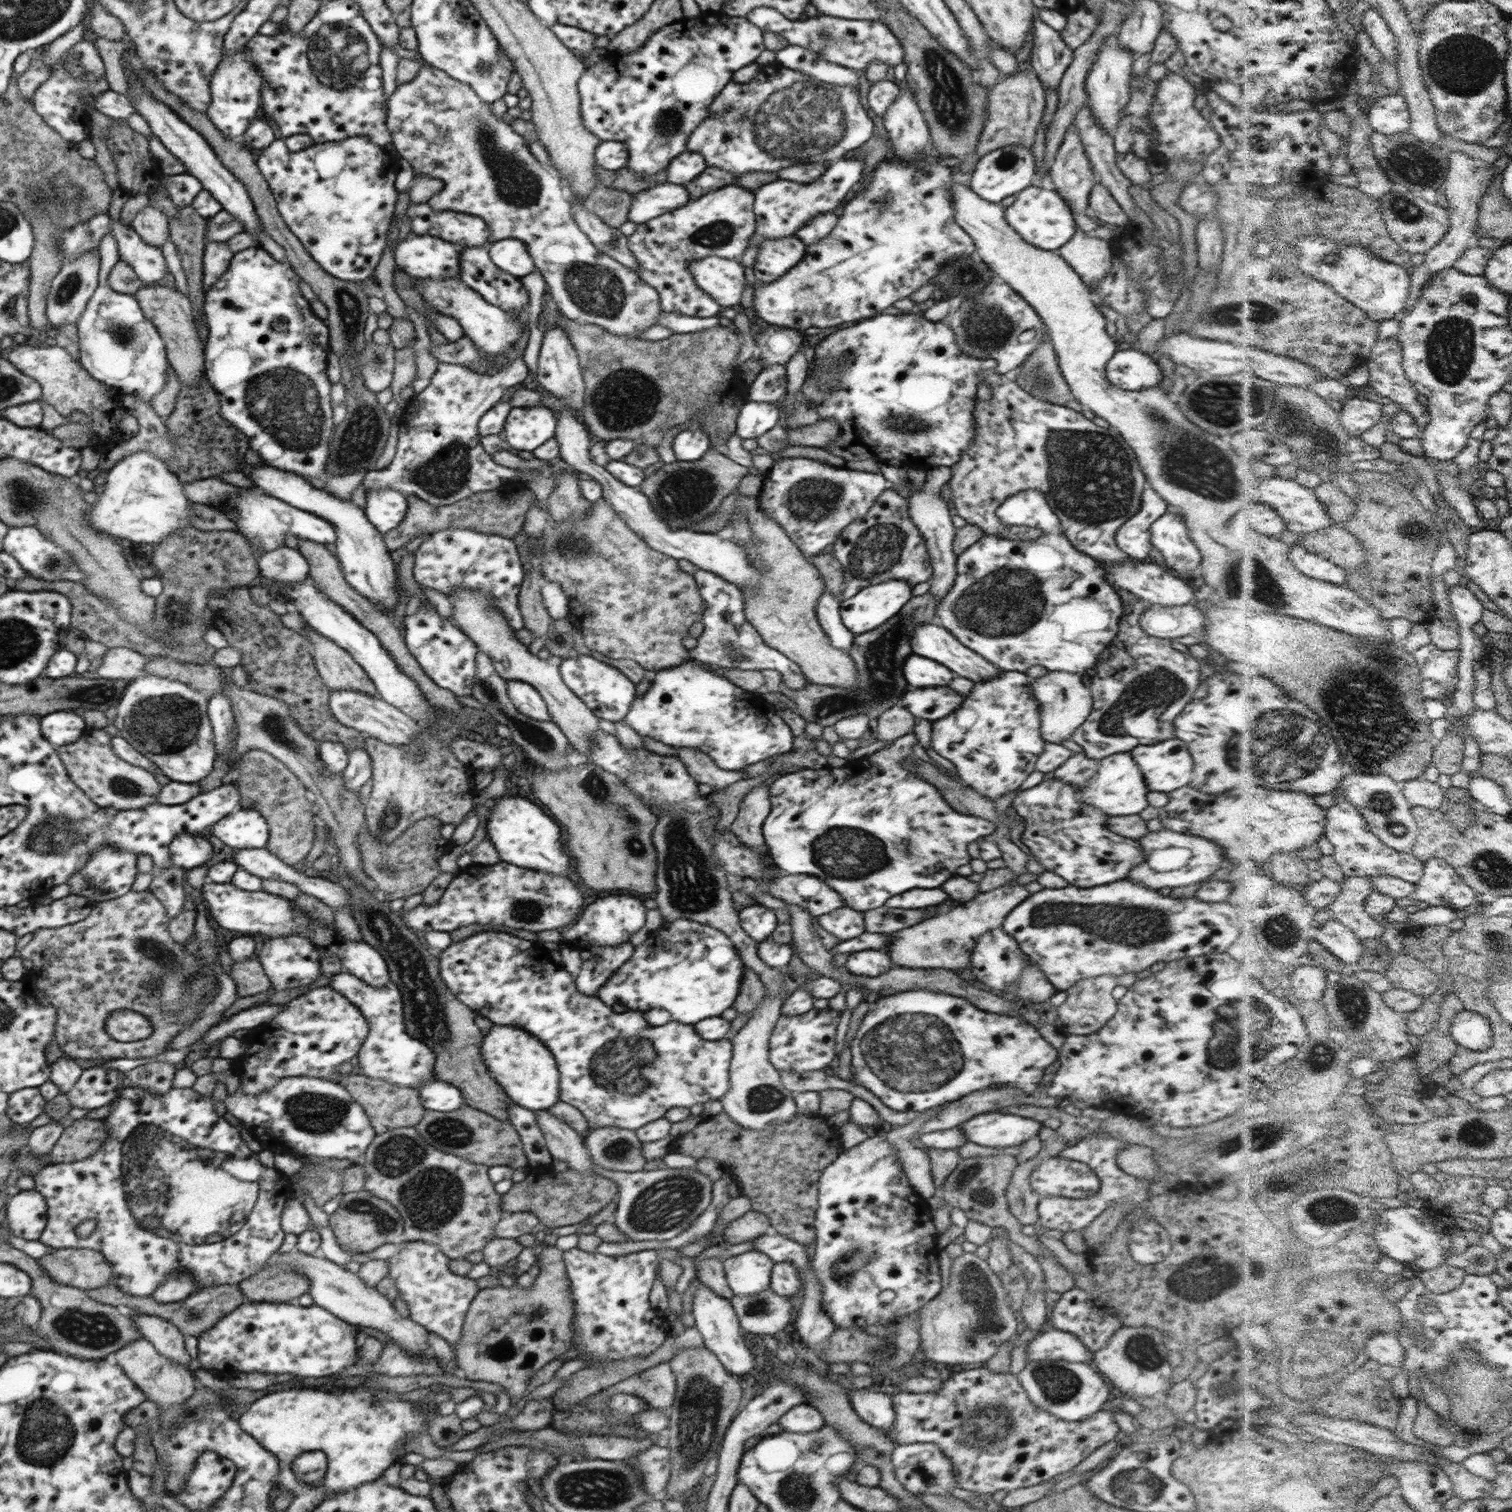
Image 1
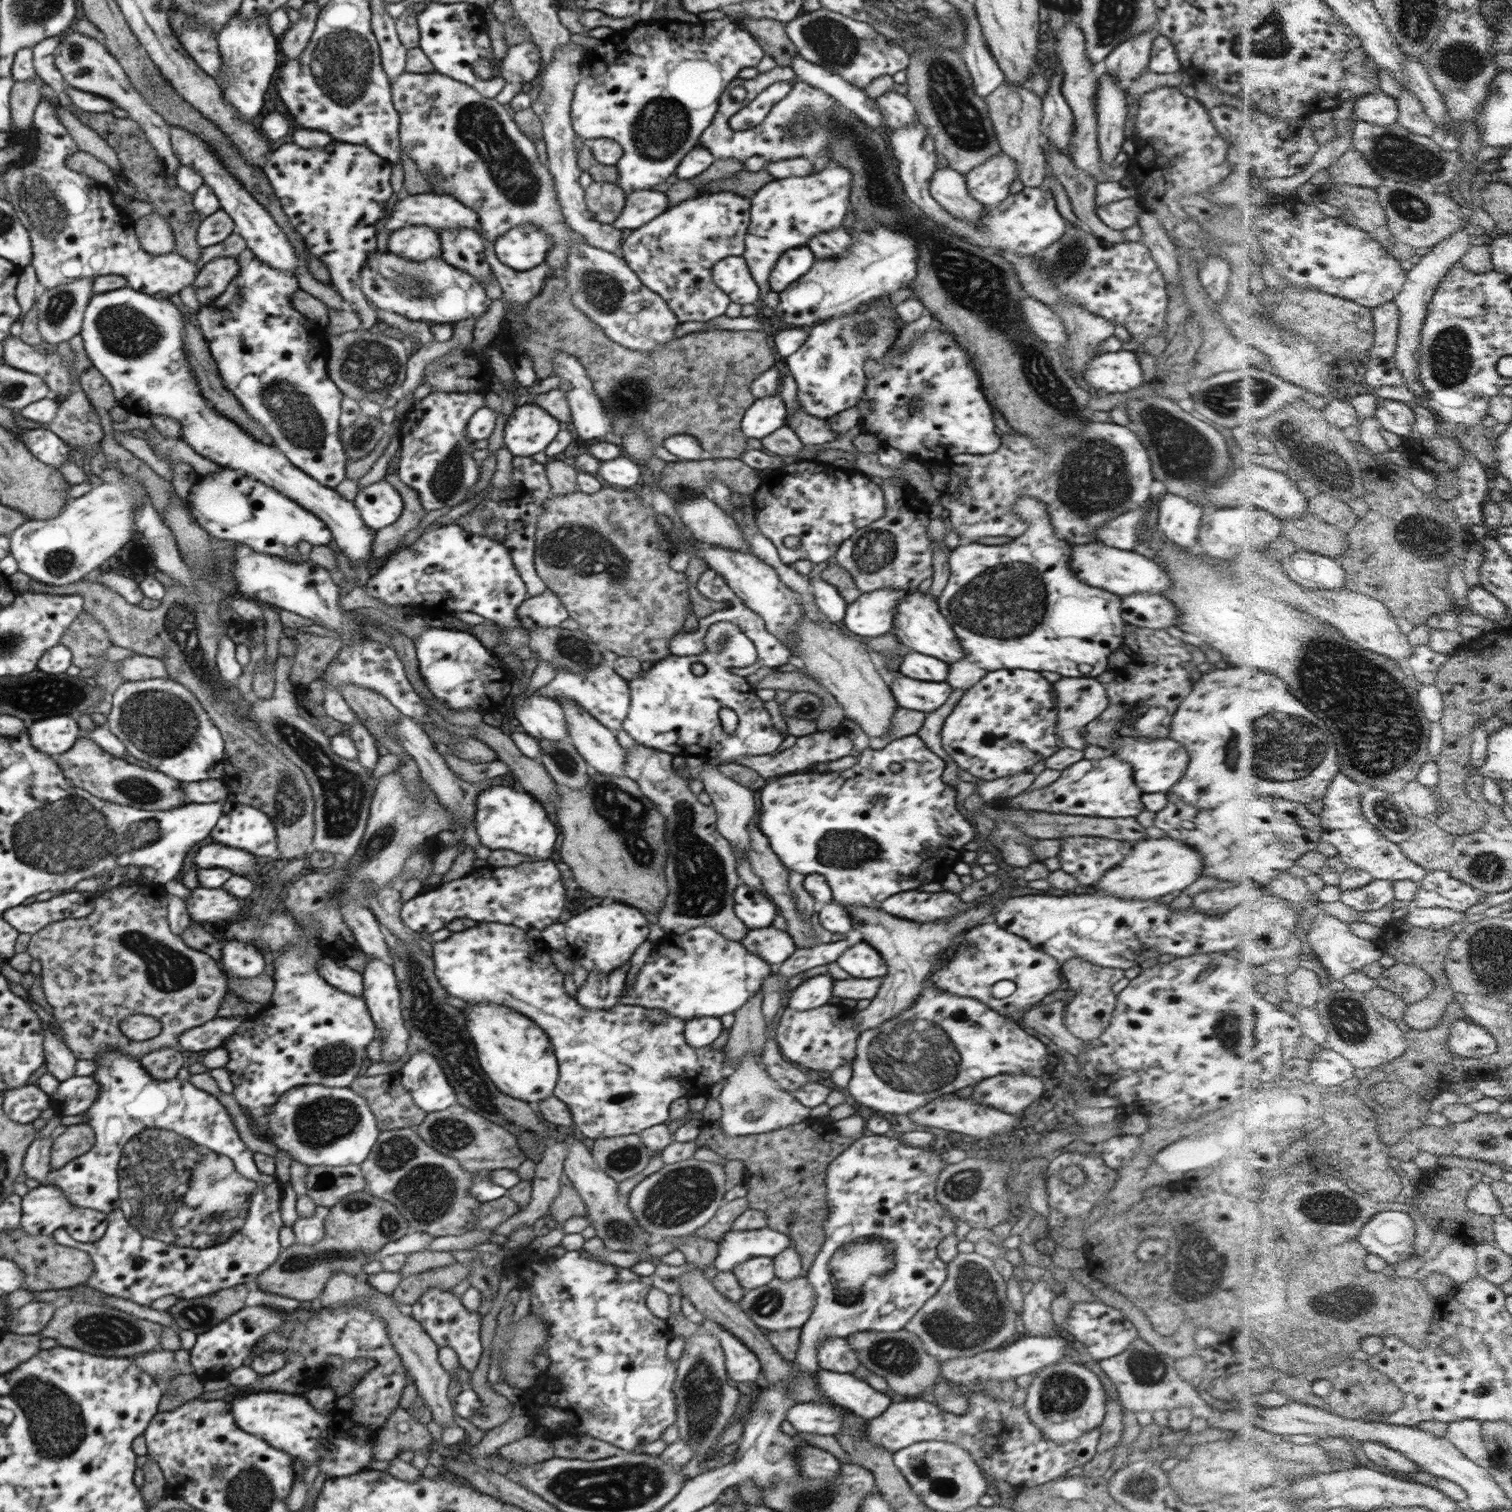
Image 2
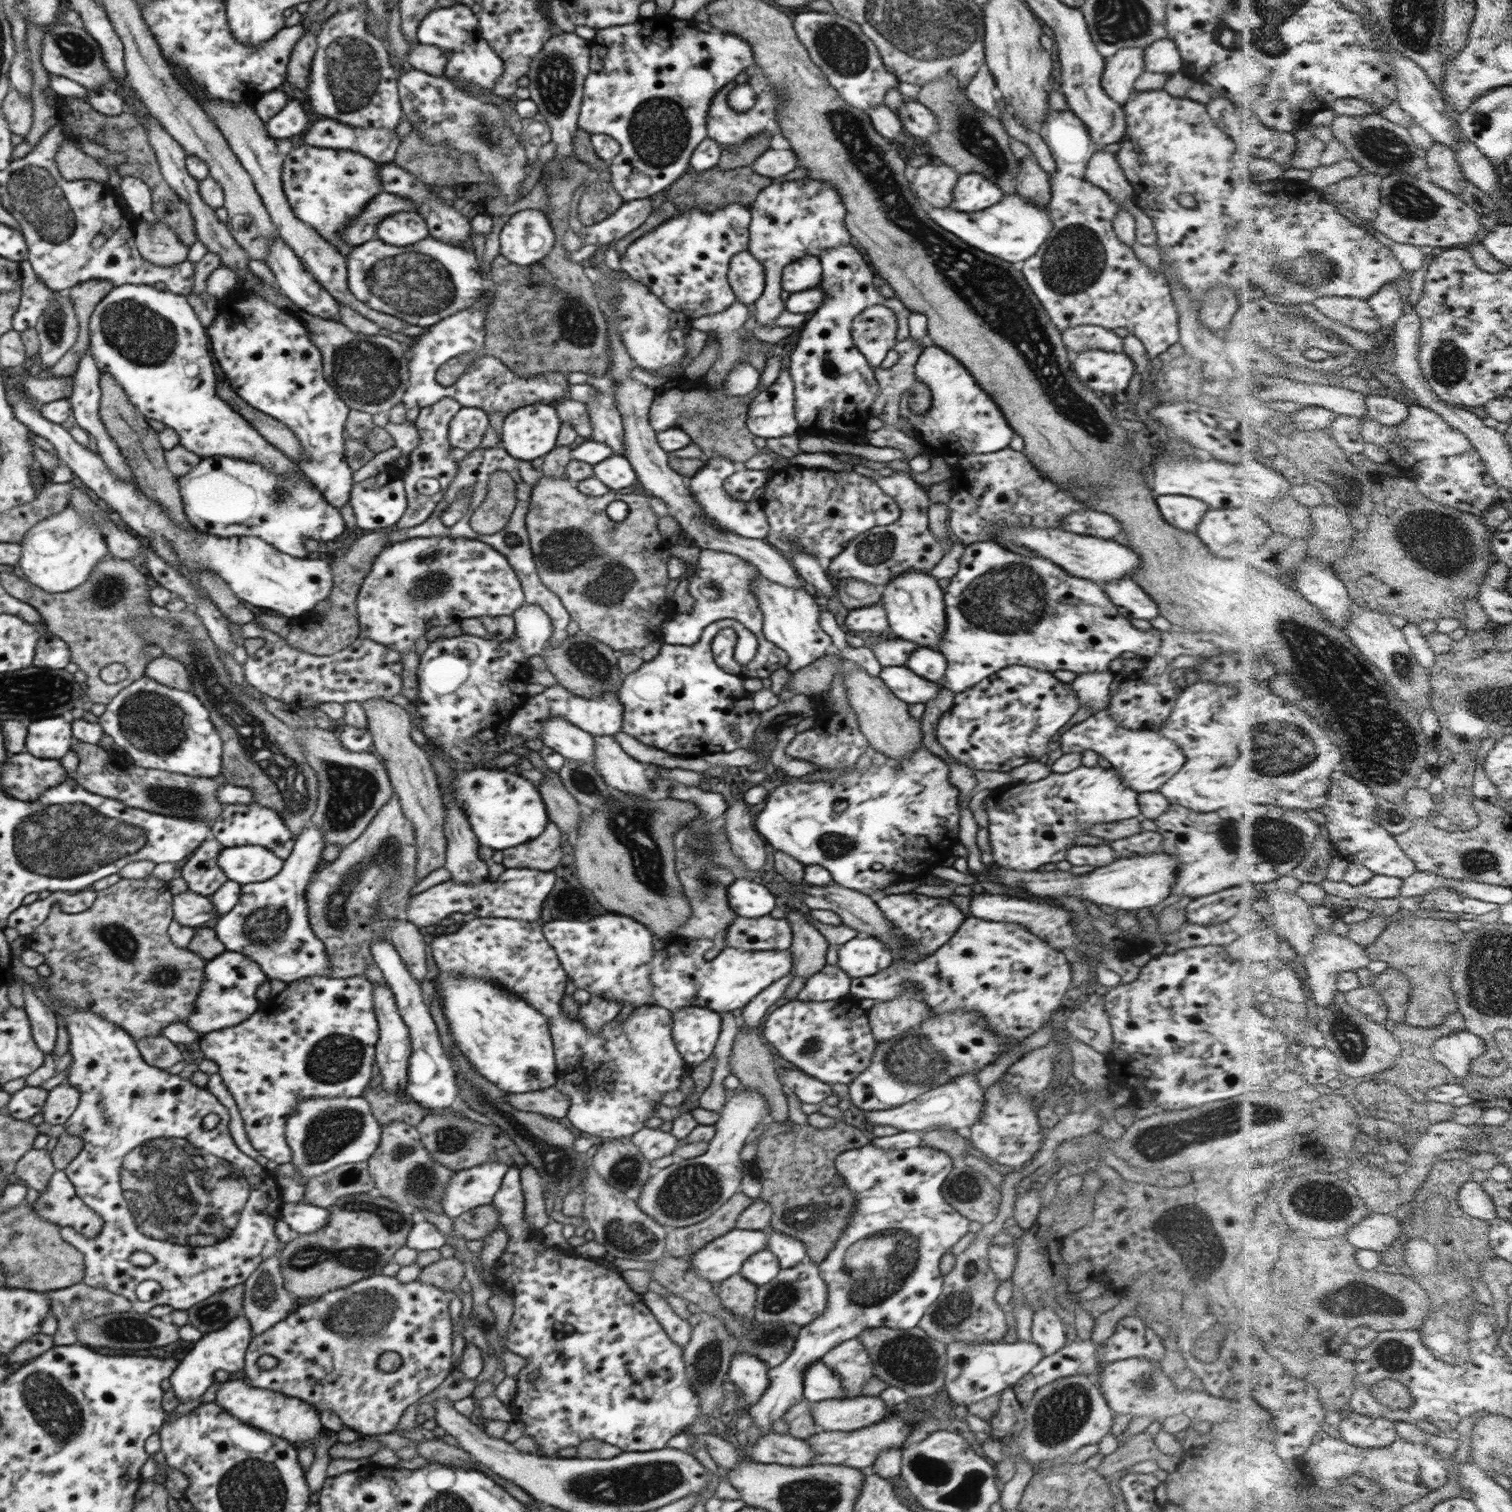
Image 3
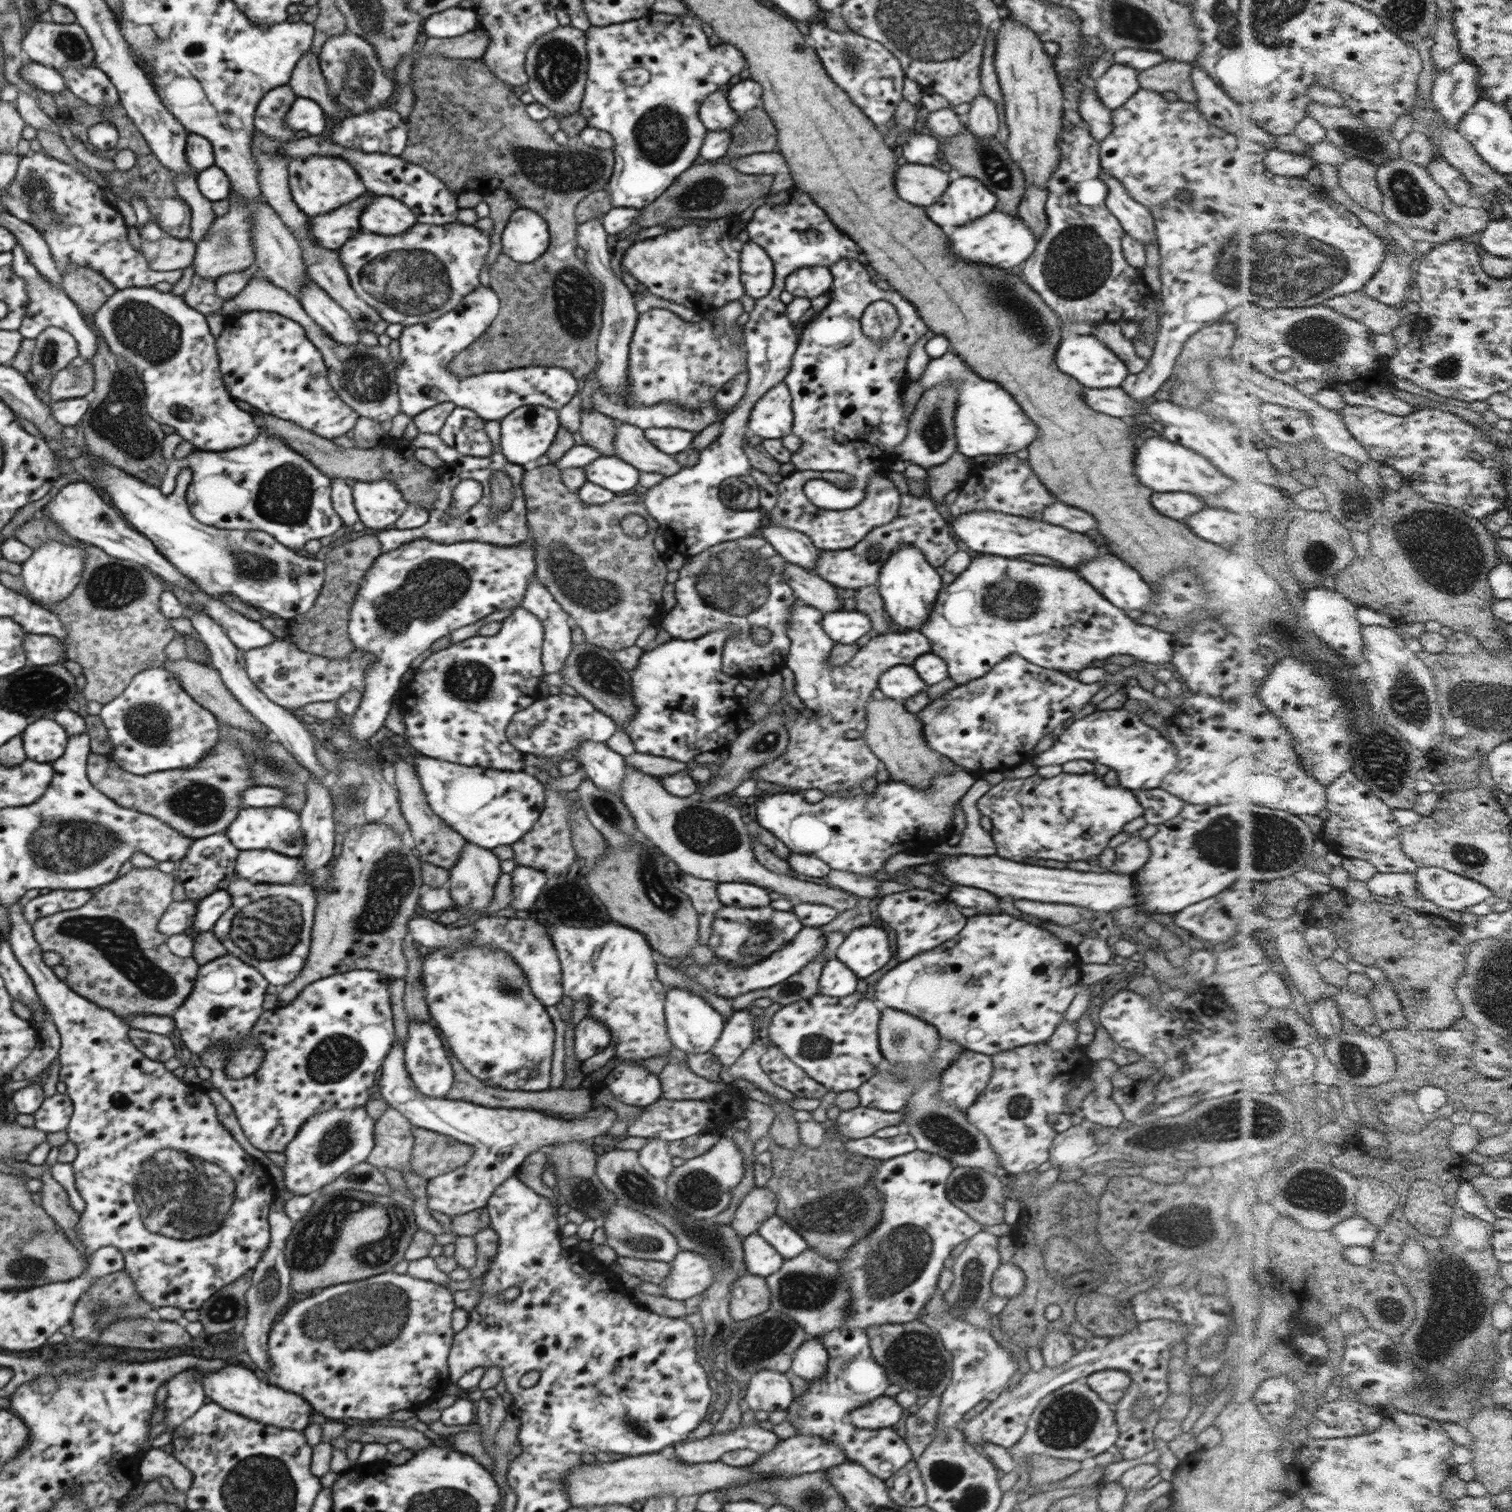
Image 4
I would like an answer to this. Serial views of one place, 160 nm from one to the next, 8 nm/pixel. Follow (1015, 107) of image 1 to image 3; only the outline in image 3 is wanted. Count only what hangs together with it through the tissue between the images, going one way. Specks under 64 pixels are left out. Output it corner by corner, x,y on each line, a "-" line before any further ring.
1032,156
1025,157
1019,164
1019,173
1015,178
1015,192
1025,199
1047,205
1053,193
1049,174

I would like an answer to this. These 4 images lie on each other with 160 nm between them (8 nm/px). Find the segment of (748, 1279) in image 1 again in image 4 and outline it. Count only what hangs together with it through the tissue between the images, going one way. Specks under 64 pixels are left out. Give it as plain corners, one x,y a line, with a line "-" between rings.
757,1232
743,1239
744,1263
748,1273
768,1277
782,1267
784,1259
778,1251

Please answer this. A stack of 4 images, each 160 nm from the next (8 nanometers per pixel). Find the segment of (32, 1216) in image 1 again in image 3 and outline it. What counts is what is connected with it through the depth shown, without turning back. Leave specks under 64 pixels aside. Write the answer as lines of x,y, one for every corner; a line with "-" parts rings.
63,1170
52,1174
47,1189
33,1204
33,1211
46,1222
60,1227
71,1226
86,1238
93,1238
104,1225
102,1217
78,1198

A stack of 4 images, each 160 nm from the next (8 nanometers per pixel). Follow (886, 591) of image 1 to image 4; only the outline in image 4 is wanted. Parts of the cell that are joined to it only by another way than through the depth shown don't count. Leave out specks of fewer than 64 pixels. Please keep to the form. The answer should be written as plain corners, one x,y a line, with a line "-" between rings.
849,606
848,609
824,614
822,630
836,644
852,645
865,636
871,628
871,618

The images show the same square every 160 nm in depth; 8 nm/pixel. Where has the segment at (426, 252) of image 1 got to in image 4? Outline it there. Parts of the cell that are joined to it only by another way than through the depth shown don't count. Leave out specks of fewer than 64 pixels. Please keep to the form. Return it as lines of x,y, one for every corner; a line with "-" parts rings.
373,194
373,199
360,215
362,230
384,236
404,233
416,223
412,210
388,195

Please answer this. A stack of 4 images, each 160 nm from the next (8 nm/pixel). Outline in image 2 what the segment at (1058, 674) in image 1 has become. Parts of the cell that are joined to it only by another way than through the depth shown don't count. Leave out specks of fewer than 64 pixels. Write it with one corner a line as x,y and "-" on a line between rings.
1061,677
1052,684
1055,697
1055,709
1057,710
1057,721
1055,724
1055,737
1062,744
1079,751
1088,746
1081,736
1081,729
1092,722
1099,714
1102,714
1109,705
1105,685
1095,678
1070,678

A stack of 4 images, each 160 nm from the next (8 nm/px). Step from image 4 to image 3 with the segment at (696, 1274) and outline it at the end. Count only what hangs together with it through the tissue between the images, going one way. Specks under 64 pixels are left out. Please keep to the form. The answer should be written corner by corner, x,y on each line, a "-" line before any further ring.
736,1226
730,1232
711,1240
704,1248
686,1256
686,1258
698,1271
699,1277
705,1278
710,1284
721,1283
733,1274
739,1273
742,1265
750,1256
755,1252
766,1250
768,1245
768,1230
746,1230

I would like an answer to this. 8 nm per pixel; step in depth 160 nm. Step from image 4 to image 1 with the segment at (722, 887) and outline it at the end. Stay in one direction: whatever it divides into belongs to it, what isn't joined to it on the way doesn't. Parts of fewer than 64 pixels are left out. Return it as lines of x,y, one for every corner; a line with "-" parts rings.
750,905
739,911
741,927
755,941
762,942
770,938
777,925
774,909
762,905

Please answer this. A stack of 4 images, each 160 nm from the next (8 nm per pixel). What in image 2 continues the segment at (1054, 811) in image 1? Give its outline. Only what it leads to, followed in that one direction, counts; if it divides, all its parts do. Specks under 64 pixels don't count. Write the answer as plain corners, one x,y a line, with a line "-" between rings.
1071,836
1061,838
1060,851
1055,856
1060,861
1061,869
1068,874
1072,874
1082,886
1096,884
1102,878
1106,870
1112,866
1120,864
1132,850
1132,842
1122,842
1122,840
1110,840
1097,836

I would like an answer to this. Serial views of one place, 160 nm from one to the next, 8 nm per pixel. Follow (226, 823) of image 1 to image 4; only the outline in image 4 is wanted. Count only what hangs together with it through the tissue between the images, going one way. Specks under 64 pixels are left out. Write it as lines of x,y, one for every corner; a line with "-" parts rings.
244,807
224,831
230,842
240,851
273,850
288,857
299,857
305,845
305,836
299,813
292,808
278,807

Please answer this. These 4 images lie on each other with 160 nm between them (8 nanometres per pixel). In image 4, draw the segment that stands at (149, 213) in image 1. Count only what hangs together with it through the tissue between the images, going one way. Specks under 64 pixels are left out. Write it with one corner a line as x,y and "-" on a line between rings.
166,234
157,241
142,239
141,252
152,270
166,272
189,267
195,257
196,244

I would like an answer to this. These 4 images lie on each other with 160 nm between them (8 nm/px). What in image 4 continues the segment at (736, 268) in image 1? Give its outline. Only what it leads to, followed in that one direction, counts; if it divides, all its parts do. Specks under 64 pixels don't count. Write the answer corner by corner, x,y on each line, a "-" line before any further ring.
749,240
740,255
740,280
746,296
758,300
769,294
774,277
774,263
768,253

